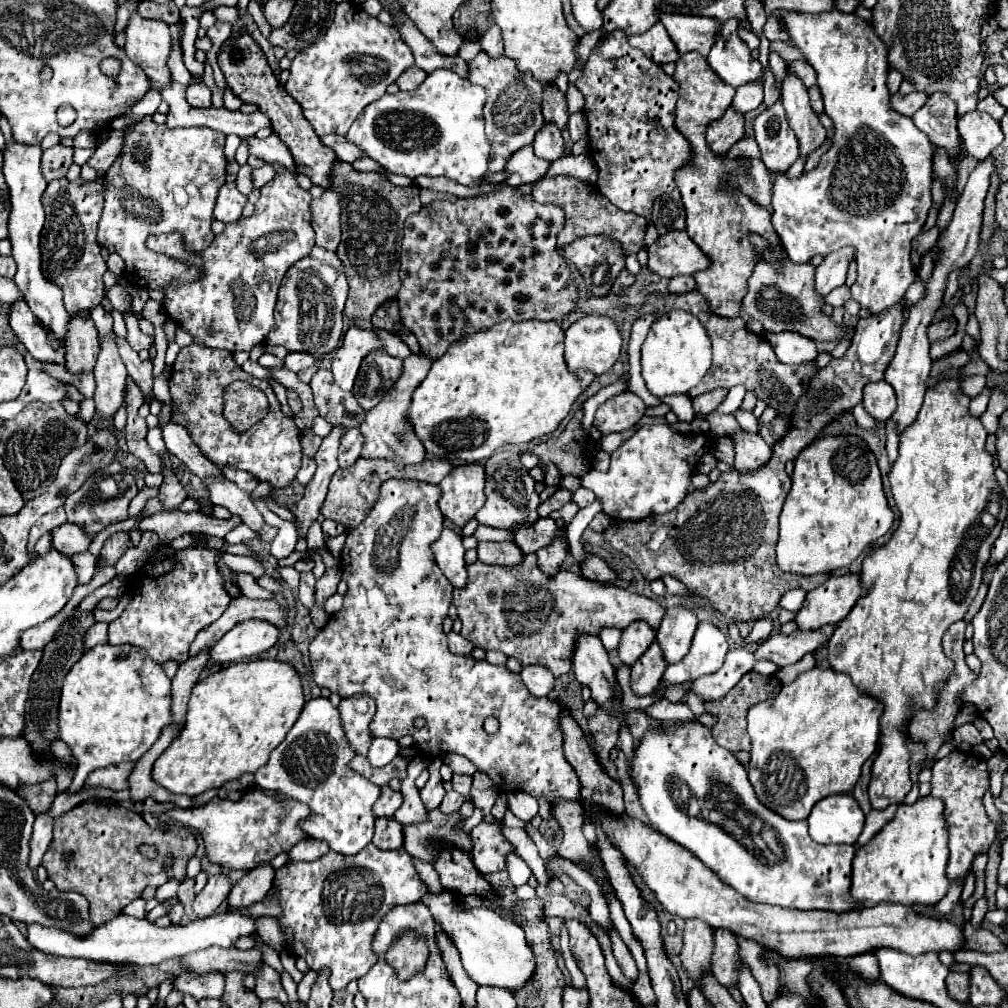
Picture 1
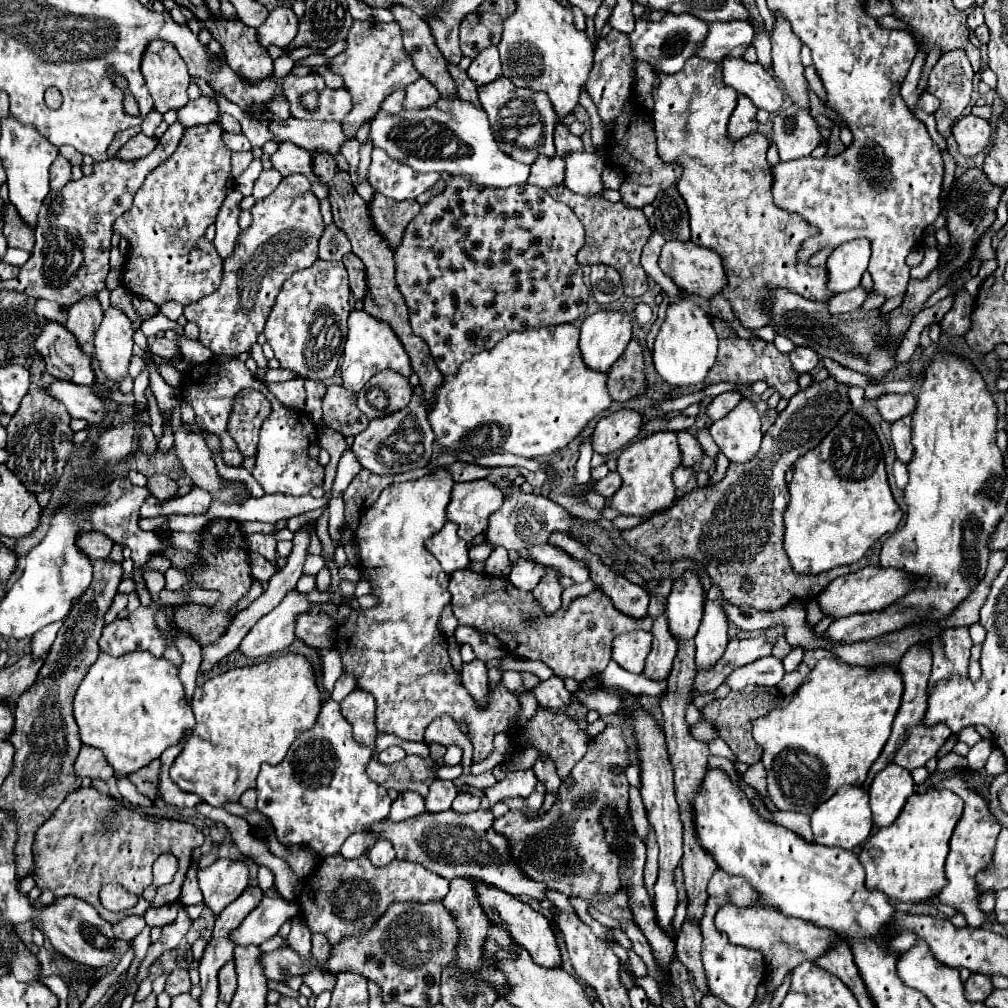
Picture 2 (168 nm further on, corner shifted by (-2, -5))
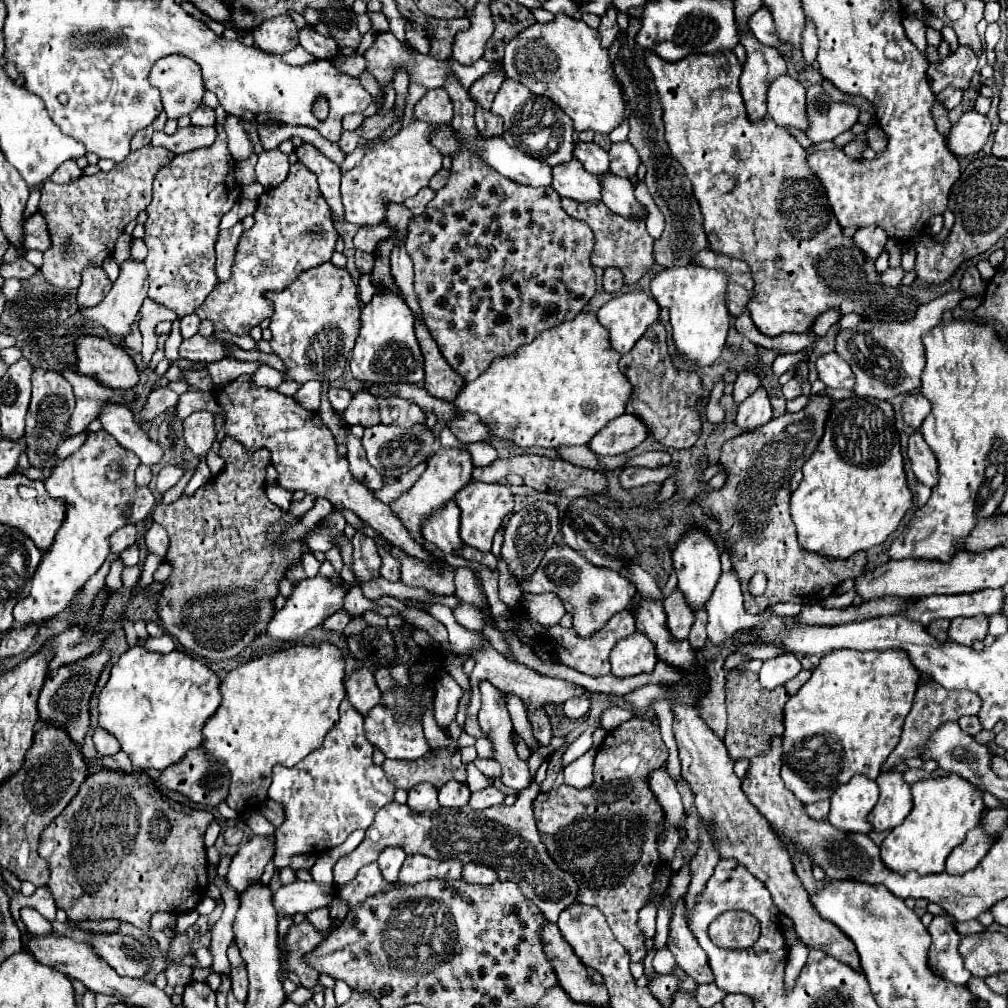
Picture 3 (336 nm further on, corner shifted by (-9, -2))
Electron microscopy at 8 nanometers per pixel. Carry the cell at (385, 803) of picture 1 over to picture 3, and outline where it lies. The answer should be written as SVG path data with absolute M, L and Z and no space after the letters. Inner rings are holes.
M417 784L415 788L409 790L409 798L407 798L407 806L413 812L433 812L439 808L437 802L437 788L431 784Z

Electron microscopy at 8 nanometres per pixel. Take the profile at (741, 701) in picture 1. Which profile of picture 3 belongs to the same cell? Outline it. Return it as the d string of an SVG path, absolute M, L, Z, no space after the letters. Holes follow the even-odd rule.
M735 670L729 674L725 690L727 690L729 724L727 724L727 734L725 734L723 742L725 742L727 754L731 756L731 760L735 760L735 762L741 758L751 760L757 754L769 752L771 740L775 736L783 734L783 706L789 698L787 690L783 686L773 688L773 690L761 688L755 672L737 674Z

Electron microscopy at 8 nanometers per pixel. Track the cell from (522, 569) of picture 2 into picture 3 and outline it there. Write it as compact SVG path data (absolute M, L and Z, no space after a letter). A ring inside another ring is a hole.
M563 542L547 550L543 564L519 588L531 594L555 592L563 600L565 610L573 614L573 628L579 636L591 636L593 632L601 630L615 612L629 608L631 596L637 594L633 582L619 576L615 570L603 570L593 566Z

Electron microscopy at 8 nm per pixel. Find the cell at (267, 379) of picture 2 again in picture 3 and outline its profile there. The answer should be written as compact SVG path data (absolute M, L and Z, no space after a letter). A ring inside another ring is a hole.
M261 366L253 376L251 382L255 386L267 386L267 388L279 388L281 382L285 382L285 374L271 368L271 366Z

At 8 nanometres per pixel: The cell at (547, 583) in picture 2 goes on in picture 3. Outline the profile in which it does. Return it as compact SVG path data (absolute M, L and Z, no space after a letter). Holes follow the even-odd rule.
M523 594L521 604L529 610L529 616L543 626L557 624L565 614L563 602L555 594Z

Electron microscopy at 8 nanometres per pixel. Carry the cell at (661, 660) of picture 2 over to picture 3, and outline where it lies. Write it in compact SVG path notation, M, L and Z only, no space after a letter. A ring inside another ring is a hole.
M675 590L669 598L663 600L663 608L667 614L667 628L671 632L671 638L685 640L689 636L689 628L693 624L693 612L683 600L683 594Z

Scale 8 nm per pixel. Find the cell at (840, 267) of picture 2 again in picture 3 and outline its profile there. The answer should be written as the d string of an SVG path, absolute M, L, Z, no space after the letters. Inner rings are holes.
M869 226L869 228L859 228L853 236L855 246L865 254L867 262L875 262L879 258L879 254L885 250L885 242L887 242L887 234L877 228L877 226Z

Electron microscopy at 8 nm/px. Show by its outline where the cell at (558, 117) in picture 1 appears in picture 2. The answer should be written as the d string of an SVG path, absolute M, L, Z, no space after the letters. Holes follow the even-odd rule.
M562 123L556 125L556 133L554 133L554 143L556 143L556 155L558 157L564 157L572 151L584 151L584 145L582 145L582 139L580 137L574 137L568 127L564 127Z

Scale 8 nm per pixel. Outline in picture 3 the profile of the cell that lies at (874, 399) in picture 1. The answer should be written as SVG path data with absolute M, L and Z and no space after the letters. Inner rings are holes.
M919 392L915 394L907 394L903 404L901 404L901 414L907 426L911 426L913 430L917 430L923 420L927 418L927 414L931 412L931 404L927 398L923 398Z

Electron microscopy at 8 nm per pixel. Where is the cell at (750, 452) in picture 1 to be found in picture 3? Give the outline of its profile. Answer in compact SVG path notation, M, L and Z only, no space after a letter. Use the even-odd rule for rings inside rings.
M757 388L747 400L743 400L737 408L735 426L743 428L743 432L753 432L755 428L767 424L771 420L771 404L767 398L767 392L763 388Z

